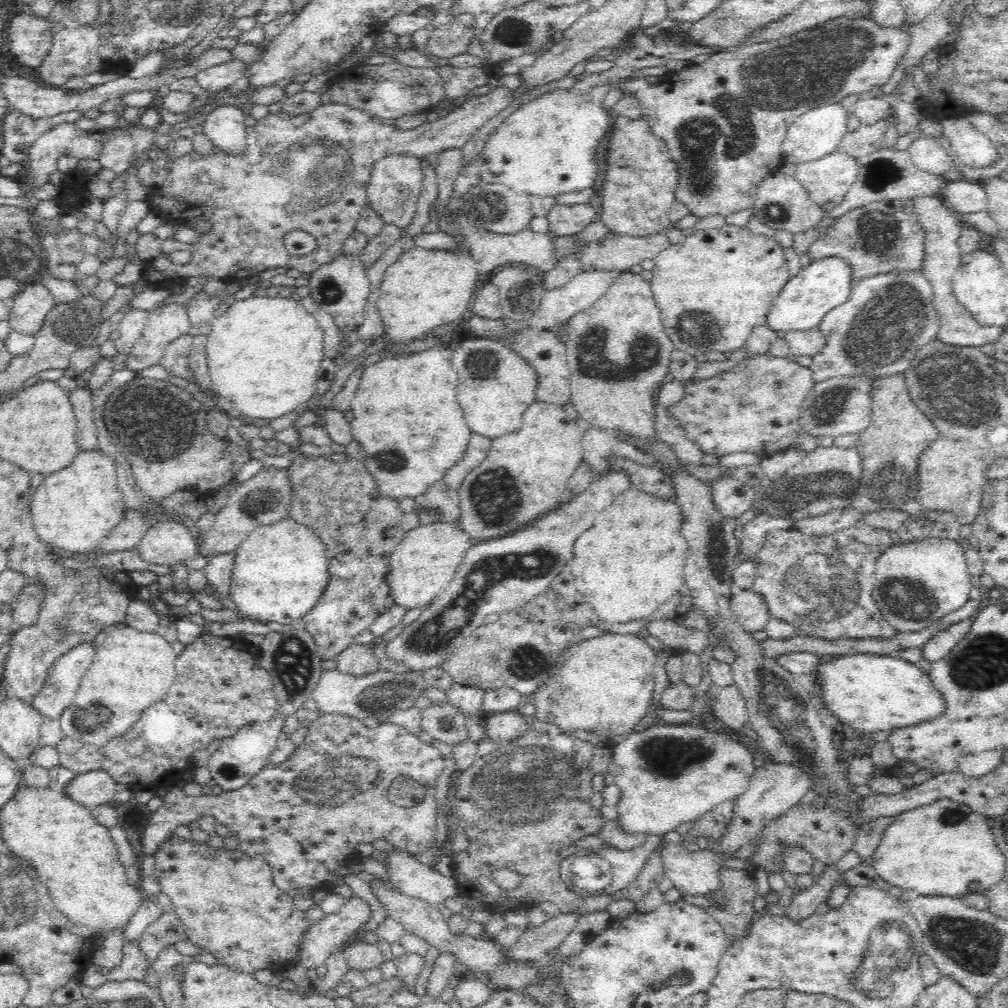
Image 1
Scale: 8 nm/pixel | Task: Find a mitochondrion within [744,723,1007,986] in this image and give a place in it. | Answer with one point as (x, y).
(974, 947)

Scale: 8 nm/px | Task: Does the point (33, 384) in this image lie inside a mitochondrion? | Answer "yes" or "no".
no

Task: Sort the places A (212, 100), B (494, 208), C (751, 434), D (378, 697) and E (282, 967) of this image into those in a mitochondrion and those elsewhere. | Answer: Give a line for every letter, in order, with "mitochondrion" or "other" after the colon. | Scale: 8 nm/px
A: other
B: mitochondrion
C: other
D: mitochondrion
E: other

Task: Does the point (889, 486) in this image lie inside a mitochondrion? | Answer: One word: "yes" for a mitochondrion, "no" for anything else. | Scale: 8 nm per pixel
yes

